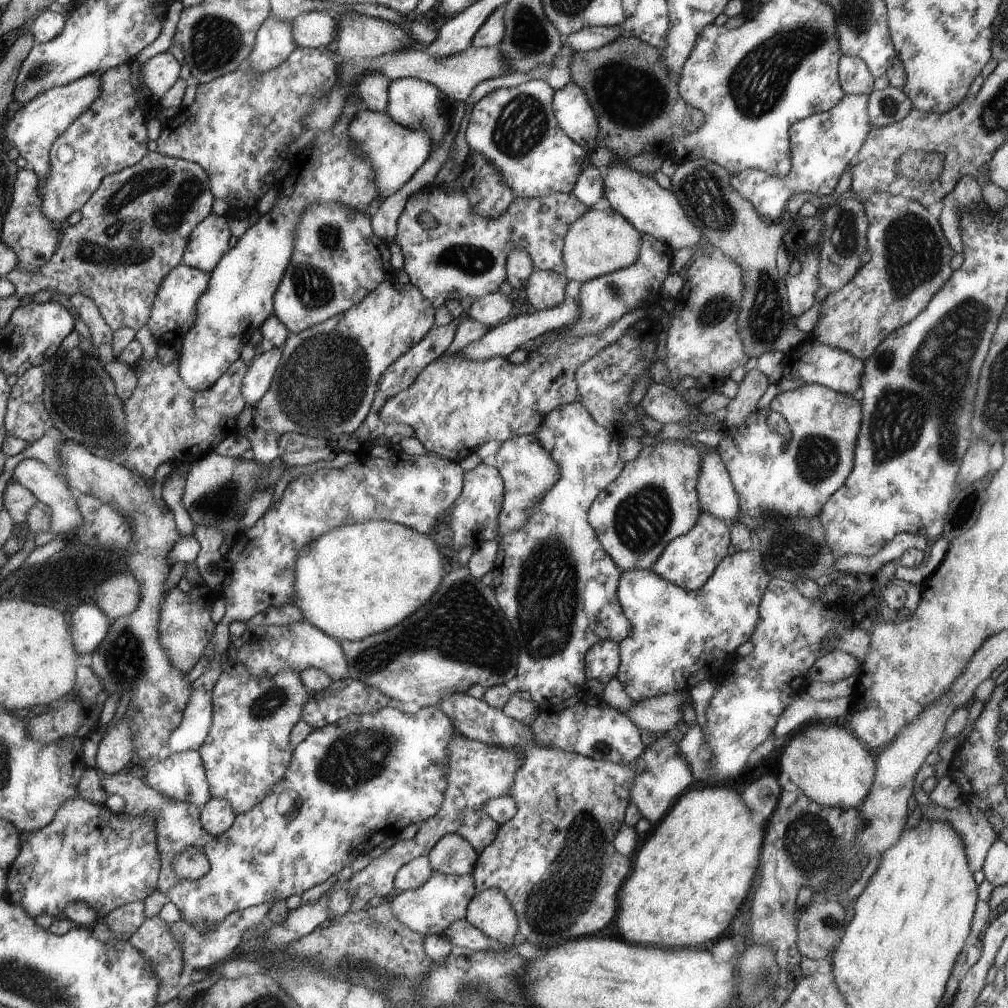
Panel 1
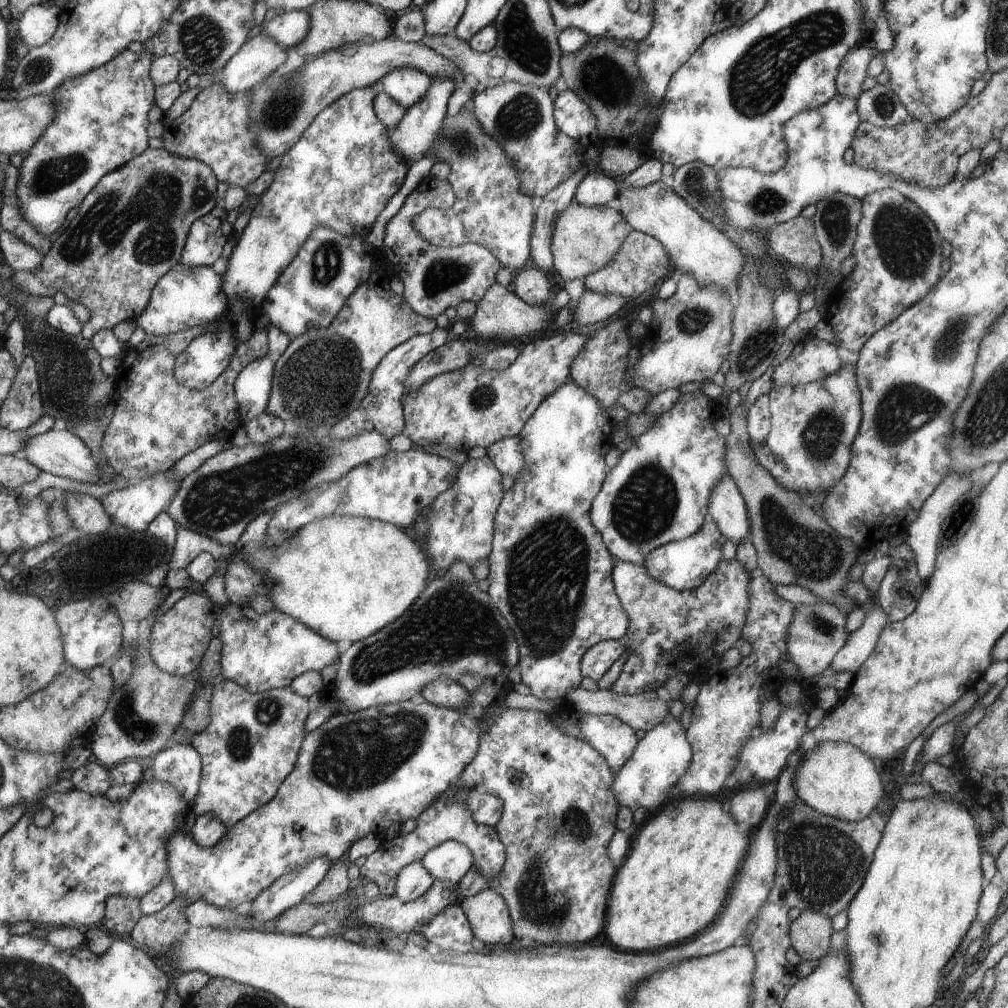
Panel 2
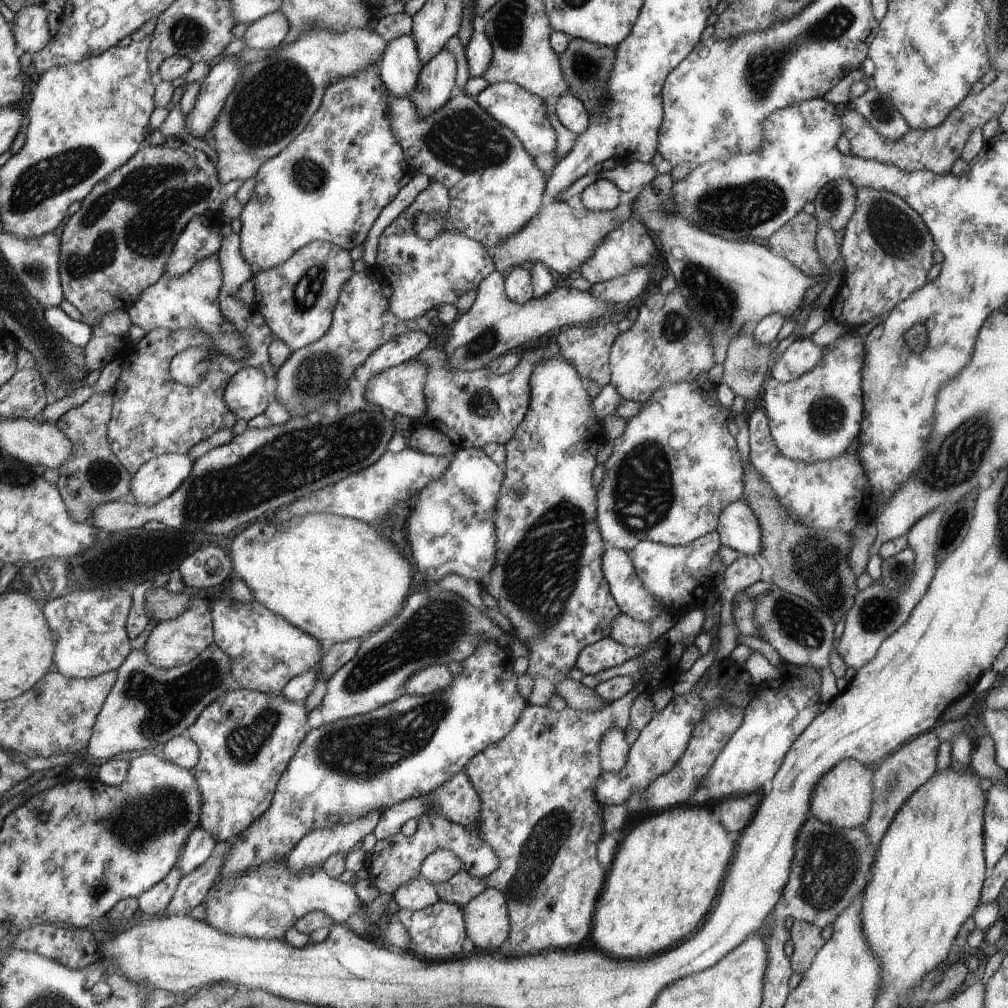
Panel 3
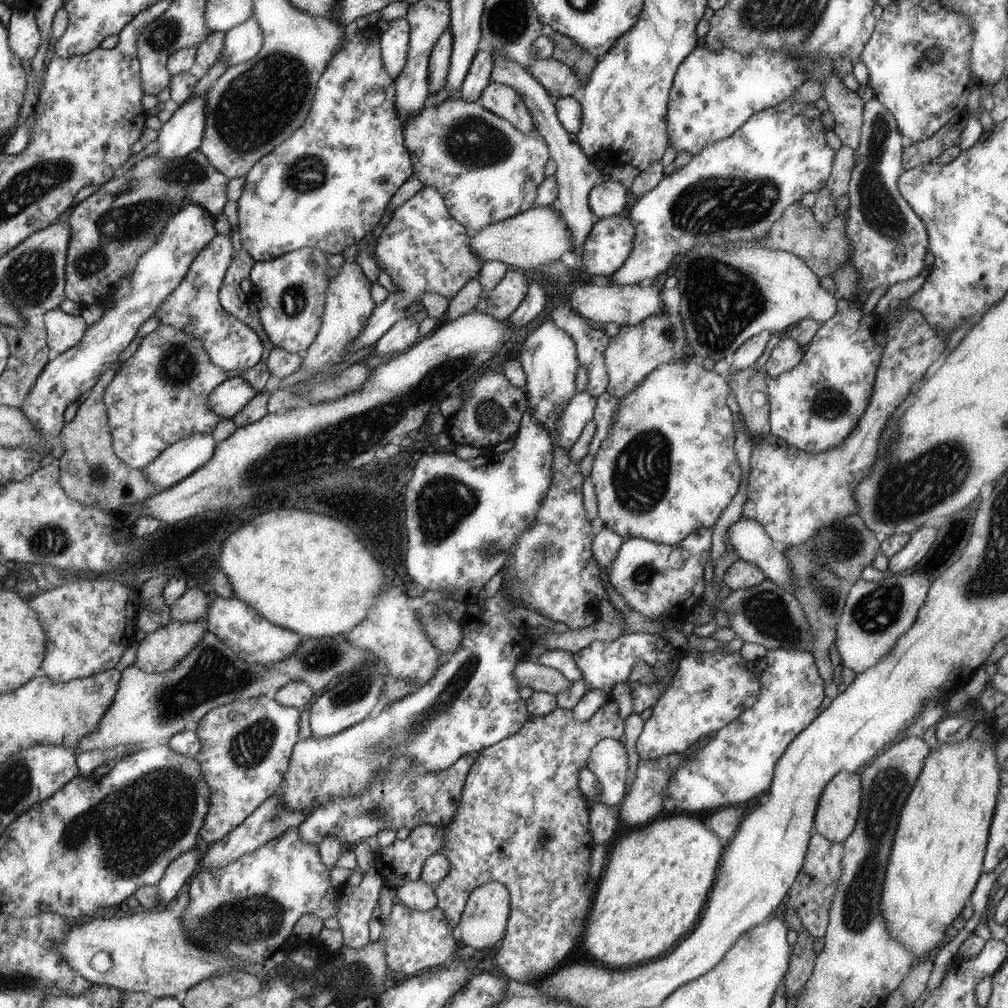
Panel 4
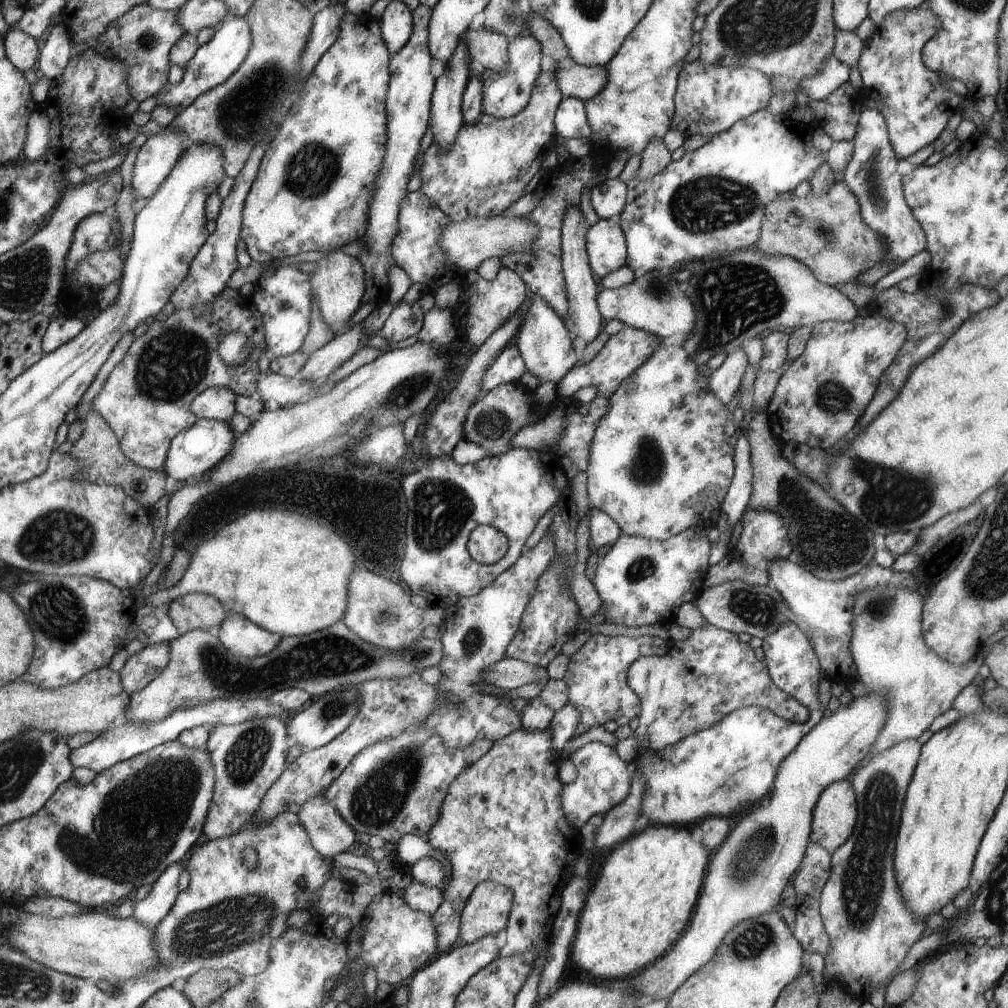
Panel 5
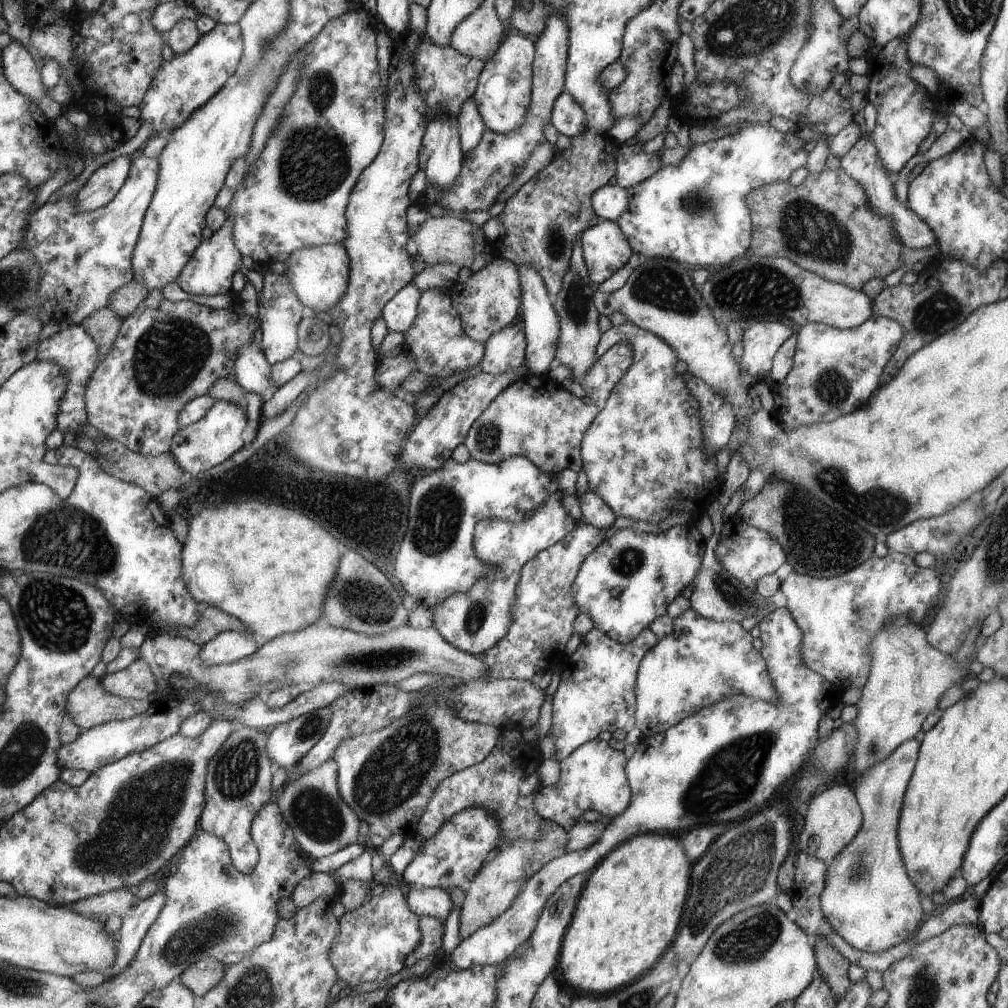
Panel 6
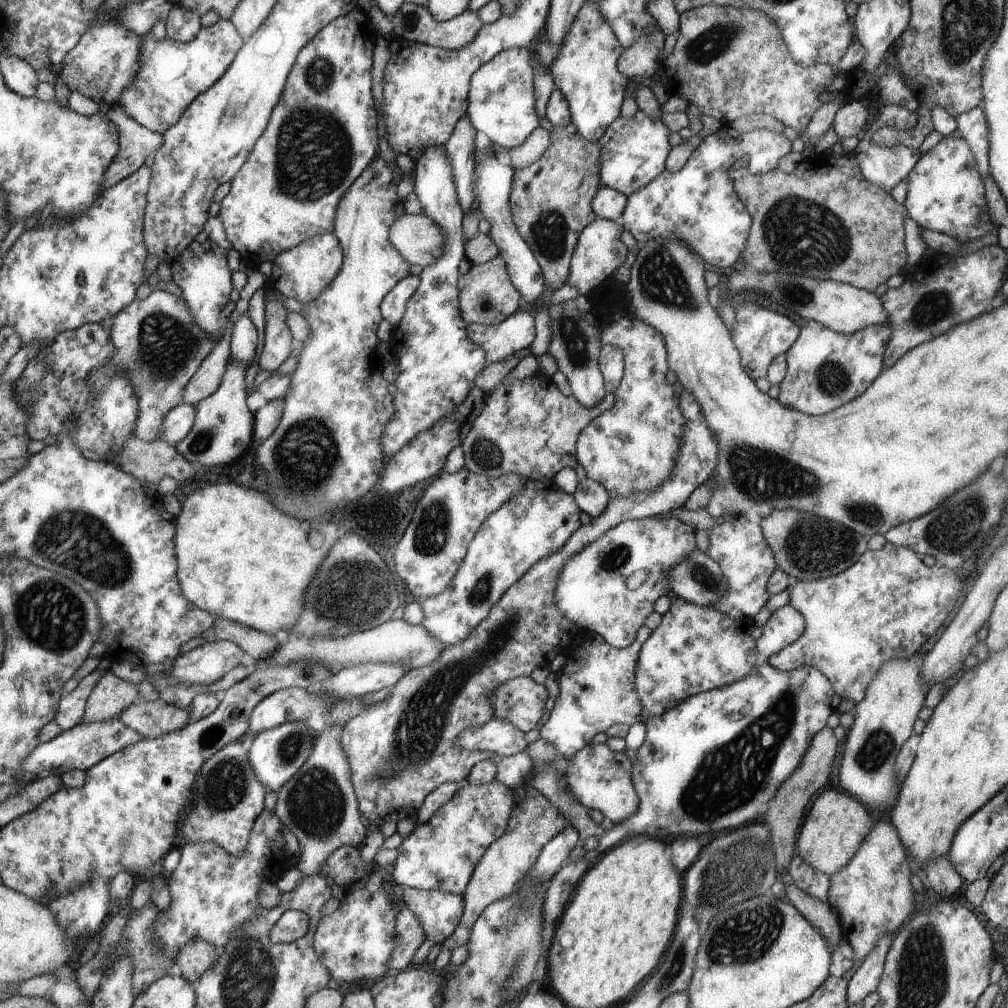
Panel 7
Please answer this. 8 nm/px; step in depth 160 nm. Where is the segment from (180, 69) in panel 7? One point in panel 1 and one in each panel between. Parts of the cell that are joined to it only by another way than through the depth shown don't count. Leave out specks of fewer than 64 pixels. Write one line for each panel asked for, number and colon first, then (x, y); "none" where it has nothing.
1: (315, 29)
2: (290, 28)
3: (269, 32)
4: (242, 43)
5: (214, 62)
6: (181, 86)

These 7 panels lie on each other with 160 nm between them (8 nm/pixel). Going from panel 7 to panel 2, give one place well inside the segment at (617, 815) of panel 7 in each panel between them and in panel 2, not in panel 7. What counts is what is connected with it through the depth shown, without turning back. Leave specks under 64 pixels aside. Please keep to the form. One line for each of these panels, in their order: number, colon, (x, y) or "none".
2: (612, 737)
3: (614, 749)
4: (609, 762)
5: (603, 780)
6: (594, 777)

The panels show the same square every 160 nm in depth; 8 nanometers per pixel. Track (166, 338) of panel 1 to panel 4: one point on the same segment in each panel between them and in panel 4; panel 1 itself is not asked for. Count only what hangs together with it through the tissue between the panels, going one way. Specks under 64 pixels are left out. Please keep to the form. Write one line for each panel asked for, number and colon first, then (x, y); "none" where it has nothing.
2: (187, 297)
3: (192, 299)
4: (194, 307)

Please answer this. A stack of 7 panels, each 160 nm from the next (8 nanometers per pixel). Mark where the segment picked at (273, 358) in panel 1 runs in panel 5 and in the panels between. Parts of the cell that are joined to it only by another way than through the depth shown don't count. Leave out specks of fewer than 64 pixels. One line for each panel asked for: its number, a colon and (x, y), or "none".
2: (253, 388)
3: (245, 394)
4: (228, 399)
5: (218, 403)

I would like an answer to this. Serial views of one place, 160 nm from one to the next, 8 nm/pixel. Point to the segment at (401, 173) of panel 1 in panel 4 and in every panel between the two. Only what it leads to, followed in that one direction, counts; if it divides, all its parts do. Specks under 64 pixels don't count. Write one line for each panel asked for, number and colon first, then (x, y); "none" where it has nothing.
2: (413, 137)
3: (437, 85)
4: (440, 62)

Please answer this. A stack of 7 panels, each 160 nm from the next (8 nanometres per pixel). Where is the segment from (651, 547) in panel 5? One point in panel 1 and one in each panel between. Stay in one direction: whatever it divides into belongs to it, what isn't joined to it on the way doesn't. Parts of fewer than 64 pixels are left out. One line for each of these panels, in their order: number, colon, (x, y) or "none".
1: (689, 560)
2: (683, 565)
3: (677, 575)
4: (654, 579)

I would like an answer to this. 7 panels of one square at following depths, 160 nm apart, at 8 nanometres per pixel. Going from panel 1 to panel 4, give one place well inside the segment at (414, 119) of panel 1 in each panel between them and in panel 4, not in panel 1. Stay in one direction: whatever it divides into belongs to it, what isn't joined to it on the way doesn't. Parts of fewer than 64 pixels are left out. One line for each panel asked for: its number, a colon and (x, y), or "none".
2: (407, 86)
3: (401, 67)
4: (395, 41)

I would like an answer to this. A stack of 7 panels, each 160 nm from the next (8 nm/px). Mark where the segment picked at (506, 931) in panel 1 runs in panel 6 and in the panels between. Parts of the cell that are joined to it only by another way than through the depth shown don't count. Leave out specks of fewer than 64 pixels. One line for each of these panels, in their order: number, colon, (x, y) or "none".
2: (488, 911)
3: (487, 916)
4: (483, 926)
5: (485, 913)
6: (490, 893)

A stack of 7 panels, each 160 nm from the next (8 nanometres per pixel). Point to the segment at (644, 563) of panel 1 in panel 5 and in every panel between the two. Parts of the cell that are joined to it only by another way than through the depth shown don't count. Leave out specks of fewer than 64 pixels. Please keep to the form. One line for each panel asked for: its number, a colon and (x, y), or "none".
2: (659, 491)
3: (676, 468)
4: (669, 468)
5: (660, 464)

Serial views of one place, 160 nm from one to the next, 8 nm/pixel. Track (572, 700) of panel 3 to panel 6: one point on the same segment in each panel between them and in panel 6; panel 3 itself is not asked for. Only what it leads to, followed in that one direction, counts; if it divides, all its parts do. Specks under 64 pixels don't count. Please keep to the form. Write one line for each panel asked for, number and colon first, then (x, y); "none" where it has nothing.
4: (530, 673)
5: (506, 674)
6: (320, 653)

